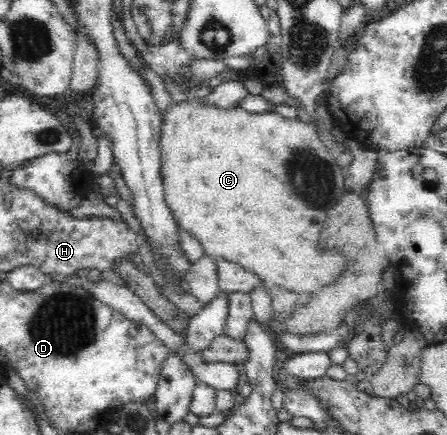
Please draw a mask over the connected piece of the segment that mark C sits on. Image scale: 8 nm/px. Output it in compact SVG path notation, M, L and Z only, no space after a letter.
M205 97L191 98L183 102L170 101L162 110L160 124L159 151L161 152L161 176L164 199L173 215L175 222L183 232L199 241L204 254L215 258L233 262L245 270L255 273L266 284L277 284L298 293L313 292L324 284L330 283L343 266L342 258L336 252L321 252L316 249L321 227L324 225L327 212L339 204L346 190L344 187L344 169L338 165L336 159L329 154L327 148L319 139L316 127L303 123L301 117L286 119L279 113L255 114L237 105L235 108L224 109L209 103Z

